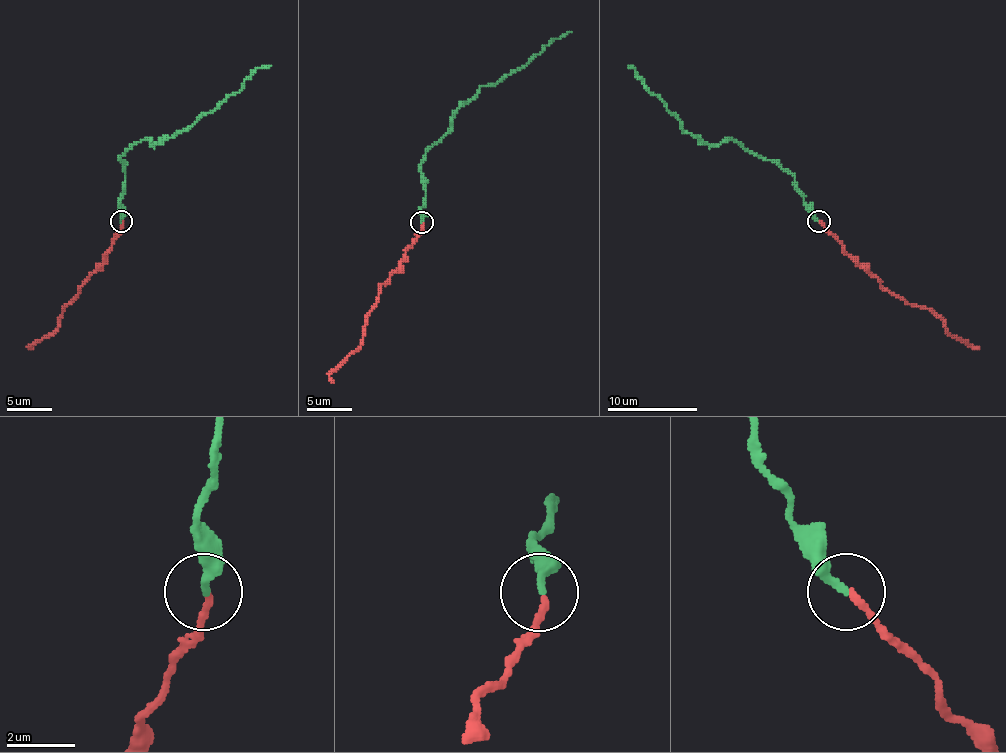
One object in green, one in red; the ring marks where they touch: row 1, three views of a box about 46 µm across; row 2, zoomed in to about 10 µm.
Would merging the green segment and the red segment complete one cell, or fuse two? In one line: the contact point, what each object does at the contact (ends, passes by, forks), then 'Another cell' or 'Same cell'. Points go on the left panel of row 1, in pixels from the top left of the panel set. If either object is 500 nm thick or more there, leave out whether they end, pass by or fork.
Place: (121, 221). At the ring green ends. At the ring red ends. Same cell

